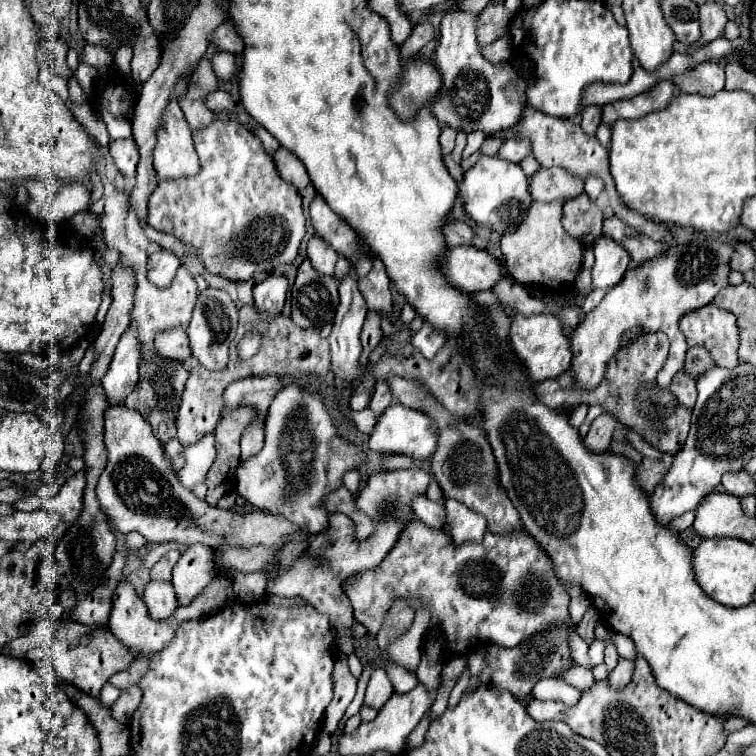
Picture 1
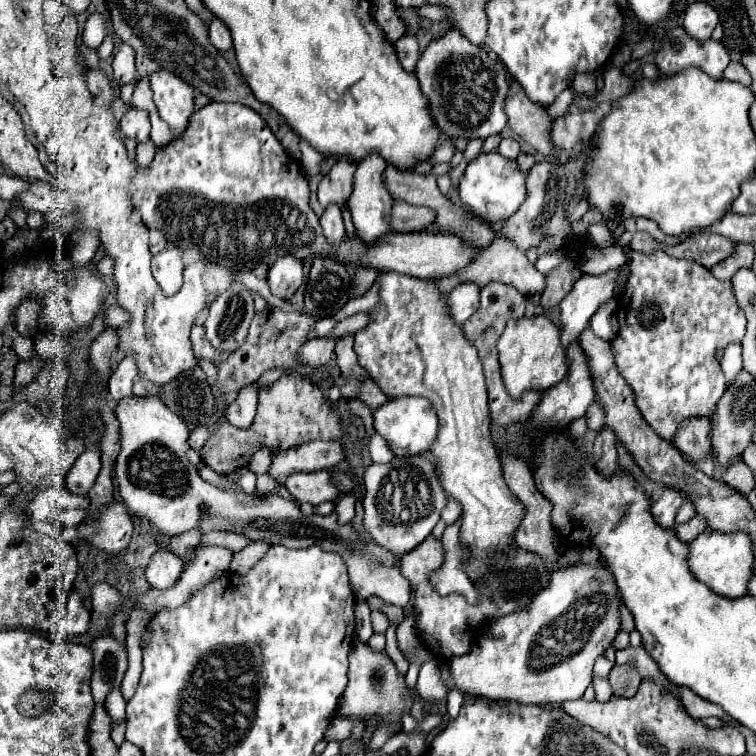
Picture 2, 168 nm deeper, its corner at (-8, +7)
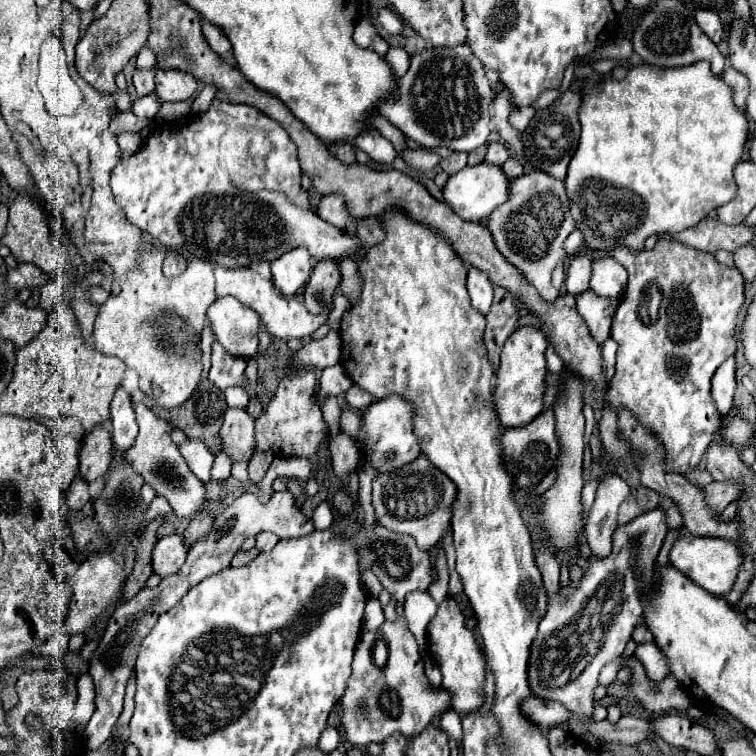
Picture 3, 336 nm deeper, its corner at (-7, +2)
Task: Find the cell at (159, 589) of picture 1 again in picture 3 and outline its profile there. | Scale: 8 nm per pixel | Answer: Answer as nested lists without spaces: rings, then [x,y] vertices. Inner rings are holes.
[[[171,533],[157,541],[153,549],[153,571],[161,577],[177,573],[187,557],[187,543],[183,543],[183,535]]]

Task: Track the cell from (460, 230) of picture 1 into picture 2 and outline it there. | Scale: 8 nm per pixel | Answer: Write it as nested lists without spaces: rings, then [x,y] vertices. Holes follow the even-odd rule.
[[[394,202],[392,206],[392,230],[394,232],[424,230],[434,220],[436,220],[436,214],[426,210],[426,206],[408,206],[406,202]]]

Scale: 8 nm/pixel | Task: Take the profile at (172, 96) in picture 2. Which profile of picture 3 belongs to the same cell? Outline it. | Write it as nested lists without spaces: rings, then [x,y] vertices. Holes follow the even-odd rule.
[[[155,67],[155,93],[161,101],[187,101],[199,87],[193,75],[185,71],[161,71]]]

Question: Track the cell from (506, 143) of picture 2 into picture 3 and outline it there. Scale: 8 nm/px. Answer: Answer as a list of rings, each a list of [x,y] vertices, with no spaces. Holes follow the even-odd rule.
[[[489,143],[487,147],[487,163],[495,163],[495,165],[503,165],[509,159],[509,151],[505,149],[503,143]]]

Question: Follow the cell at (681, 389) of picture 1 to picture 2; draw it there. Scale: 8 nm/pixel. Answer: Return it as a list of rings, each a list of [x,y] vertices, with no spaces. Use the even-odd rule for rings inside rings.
[[[656,250],[656,252],[650,252],[650,254],[638,254],[638,252],[632,252],[632,260],[630,260],[630,278],[628,278],[630,286],[626,284],[626,292],[624,296],[620,298],[620,304],[618,304],[618,320],[620,320],[620,330],[618,330],[618,336],[612,340],[612,348],[614,348],[614,354],[616,354],[616,364],[622,372],[622,376],[626,378],[628,386],[634,390],[636,394],[636,406],[642,410],[642,416],[644,420],[664,438],[664,440],[672,440],[674,432],[676,432],[676,426],[678,422],[682,422],[684,418],[690,418],[690,416],[710,416],[712,410],[714,410],[714,404],[718,402],[718,398],[722,396],[724,388],[726,388],[726,378],[720,370],[720,364],[716,362],[714,354],[718,348],[726,348],[728,344],[732,342],[740,342],[742,336],[744,336],[744,330],[746,330],[746,316],[744,312],[738,308],[736,304],[736,298],[732,294],[732,286],[730,282],[722,282],[722,280],[716,280],[712,276],[712,272],[696,262],[688,262],[688,260],[680,260],[680,258],[672,258],[668,256],[664,250]],[[676,288],[686,288],[682,290],[678,296],[676,296]]]

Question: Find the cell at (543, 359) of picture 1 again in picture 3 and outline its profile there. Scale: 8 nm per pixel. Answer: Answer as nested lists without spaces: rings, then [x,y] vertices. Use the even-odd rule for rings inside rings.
[[[521,327],[517,329],[503,345],[501,351],[501,363],[497,371],[497,383],[495,383],[495,415],[499,419],[499,425],[503,429],[507,427],[521,427],[523,423],[529,423],[543,411],[543,395],[545,395],[545,349],[547,339],[539,329],[533,327]]]

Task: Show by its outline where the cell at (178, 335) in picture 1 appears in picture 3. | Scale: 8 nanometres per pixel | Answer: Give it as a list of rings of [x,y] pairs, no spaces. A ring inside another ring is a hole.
[[[217,341],[213,343],[209,381],[213,381],[219,389],[227,389],[233,385],[247,385],[245,367],[247,367],[247,361],[243,357],[227,353],[223,345]]]

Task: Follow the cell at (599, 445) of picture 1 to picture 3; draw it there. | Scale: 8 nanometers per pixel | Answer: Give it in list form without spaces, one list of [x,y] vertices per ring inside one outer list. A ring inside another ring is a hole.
[[[609,475],[599,485],[595,503],[585,523],[587,543],[593,557],[607,557],[611,553],[611,535],[617,529],[617,511],[627,497],[629,487],[619,475]]]

